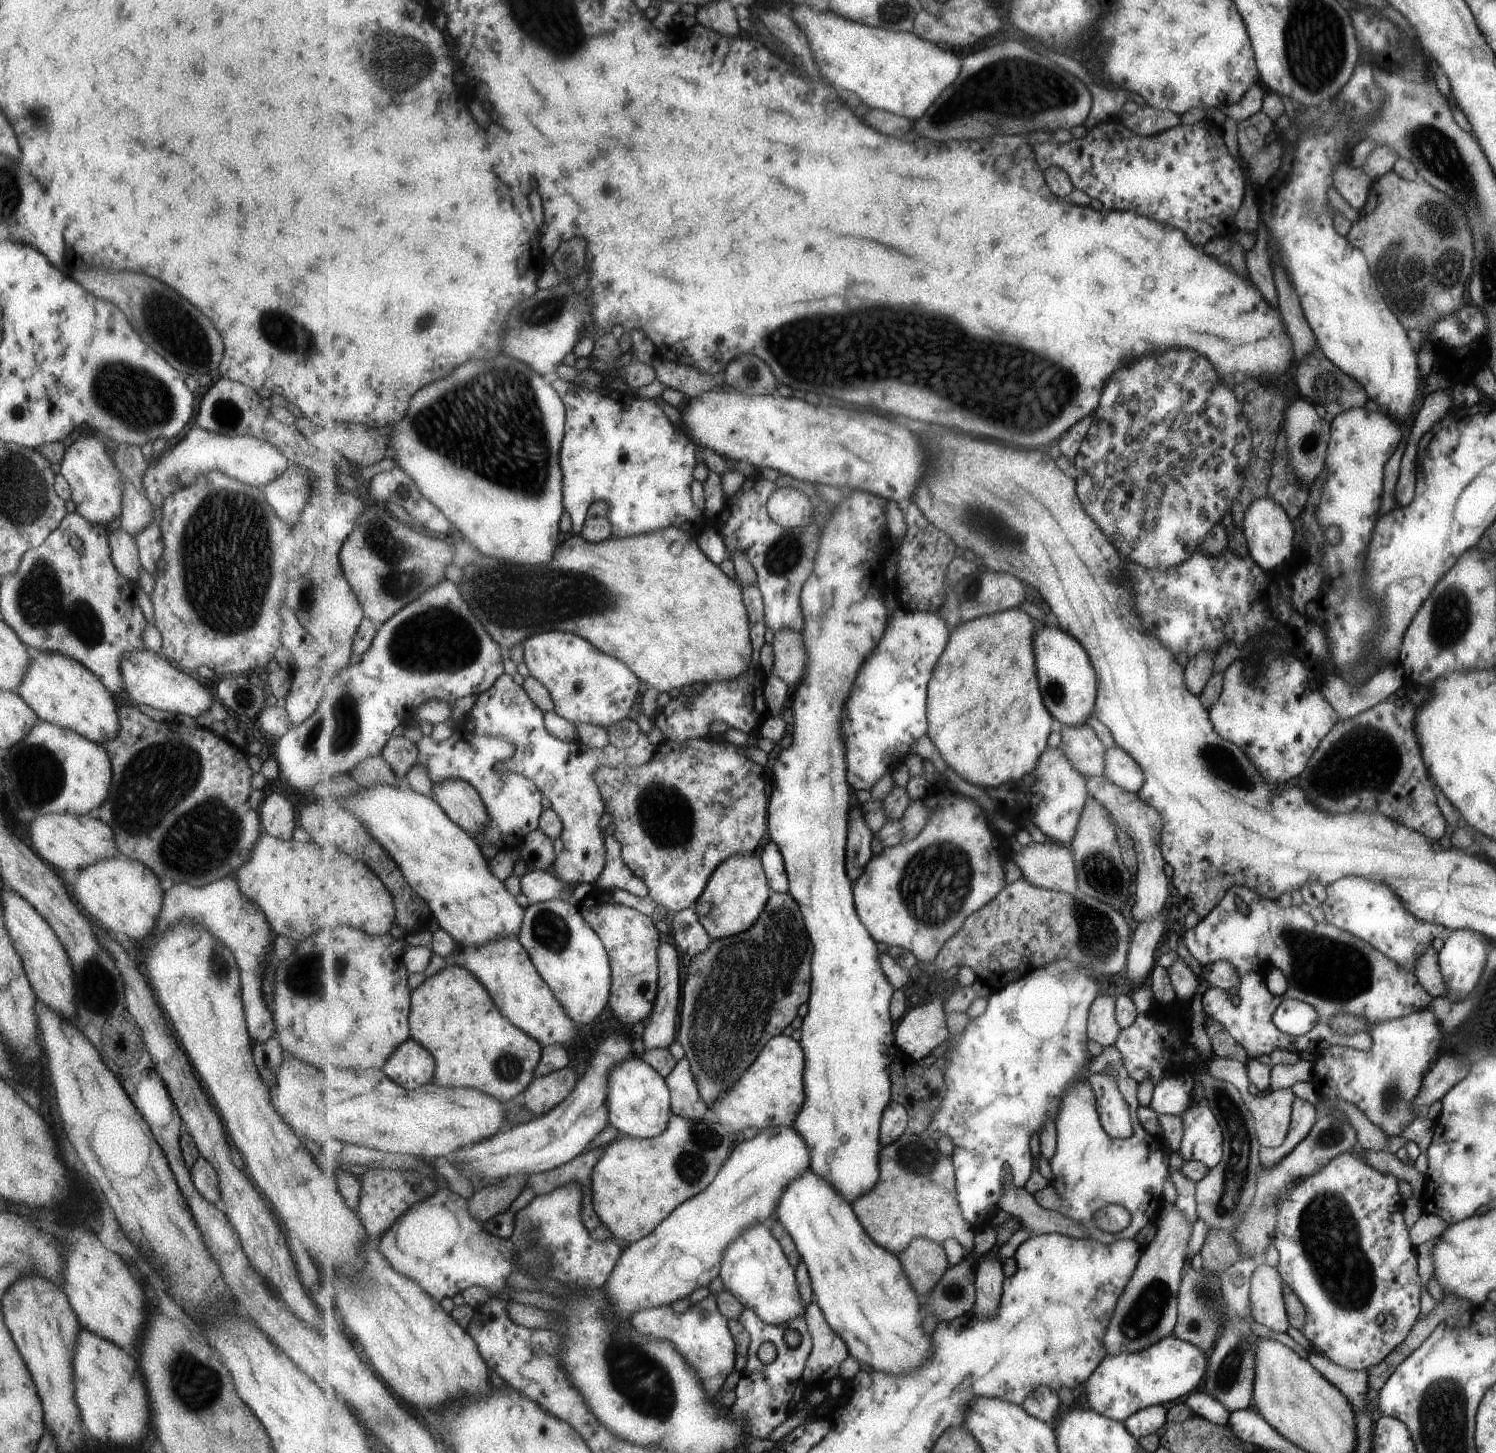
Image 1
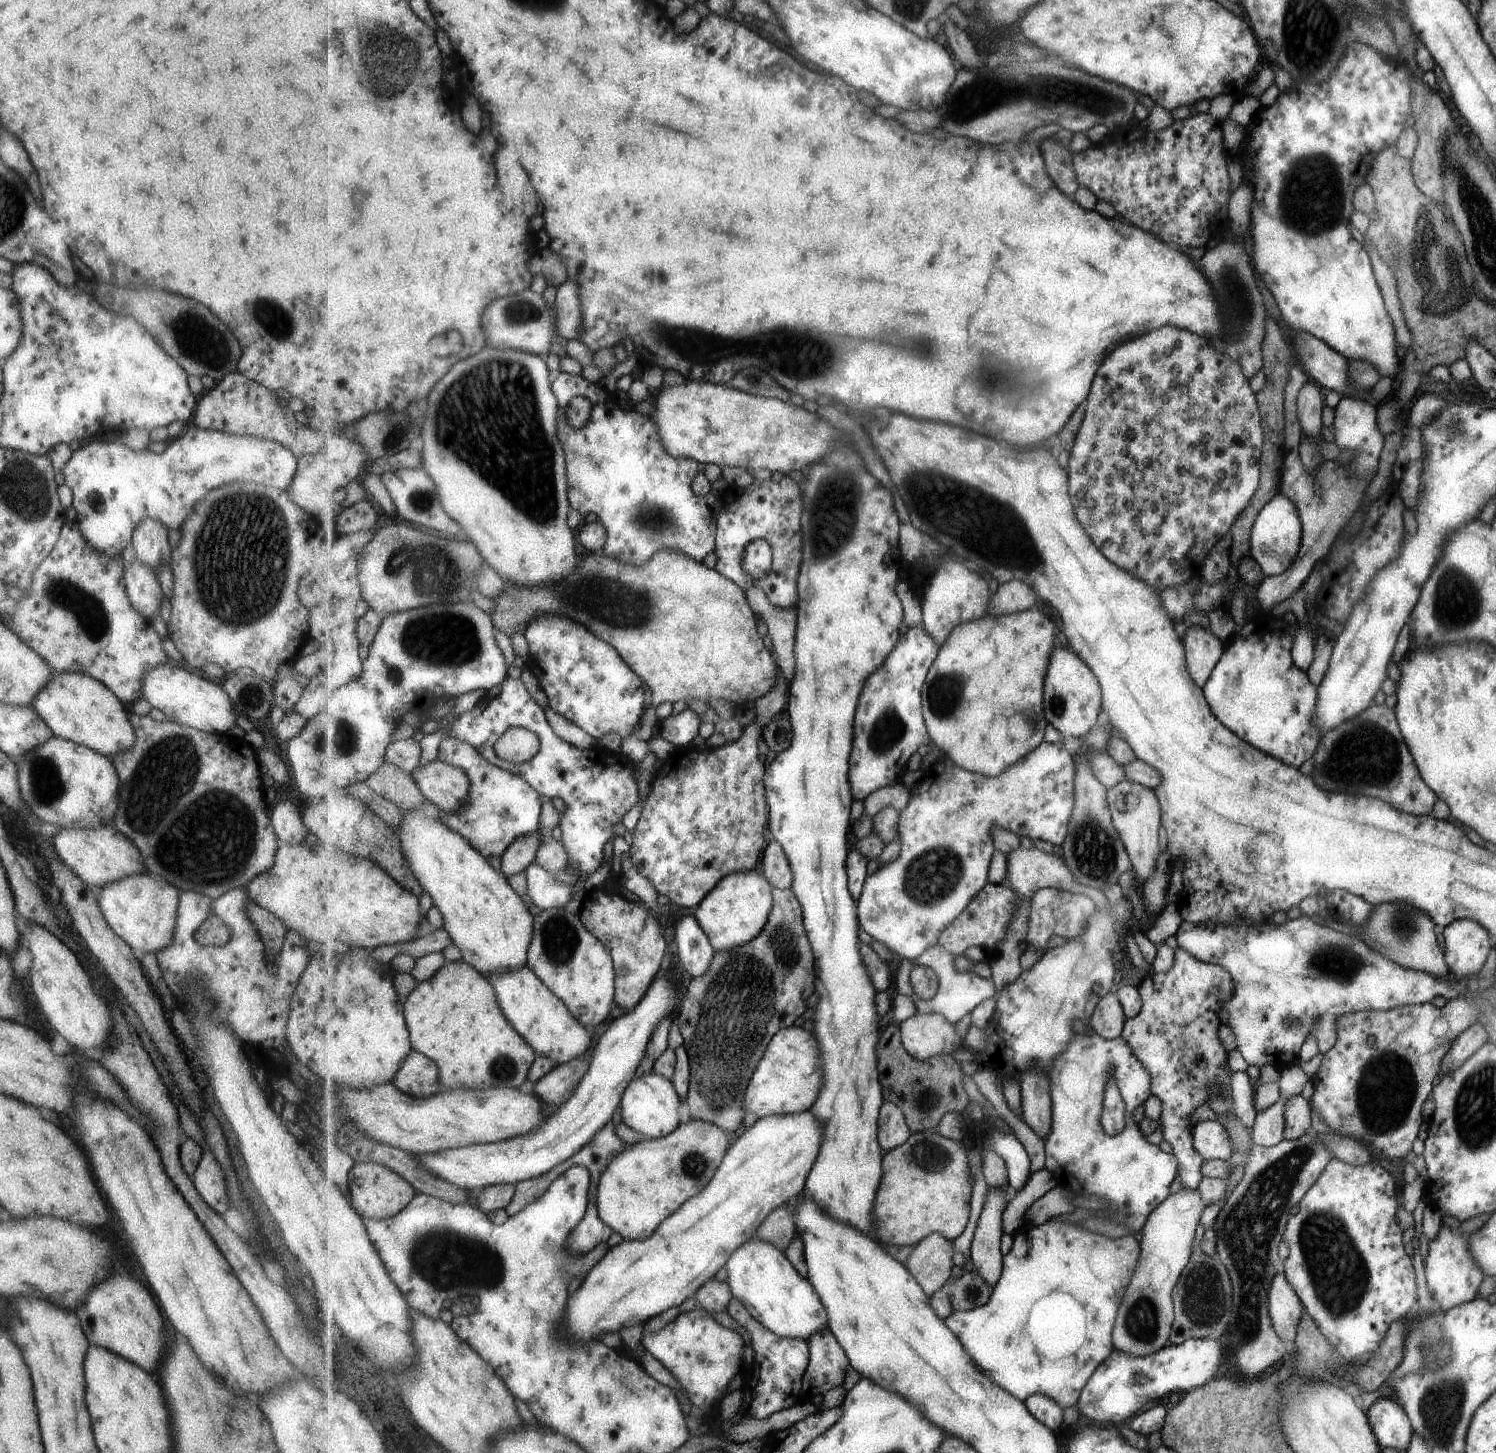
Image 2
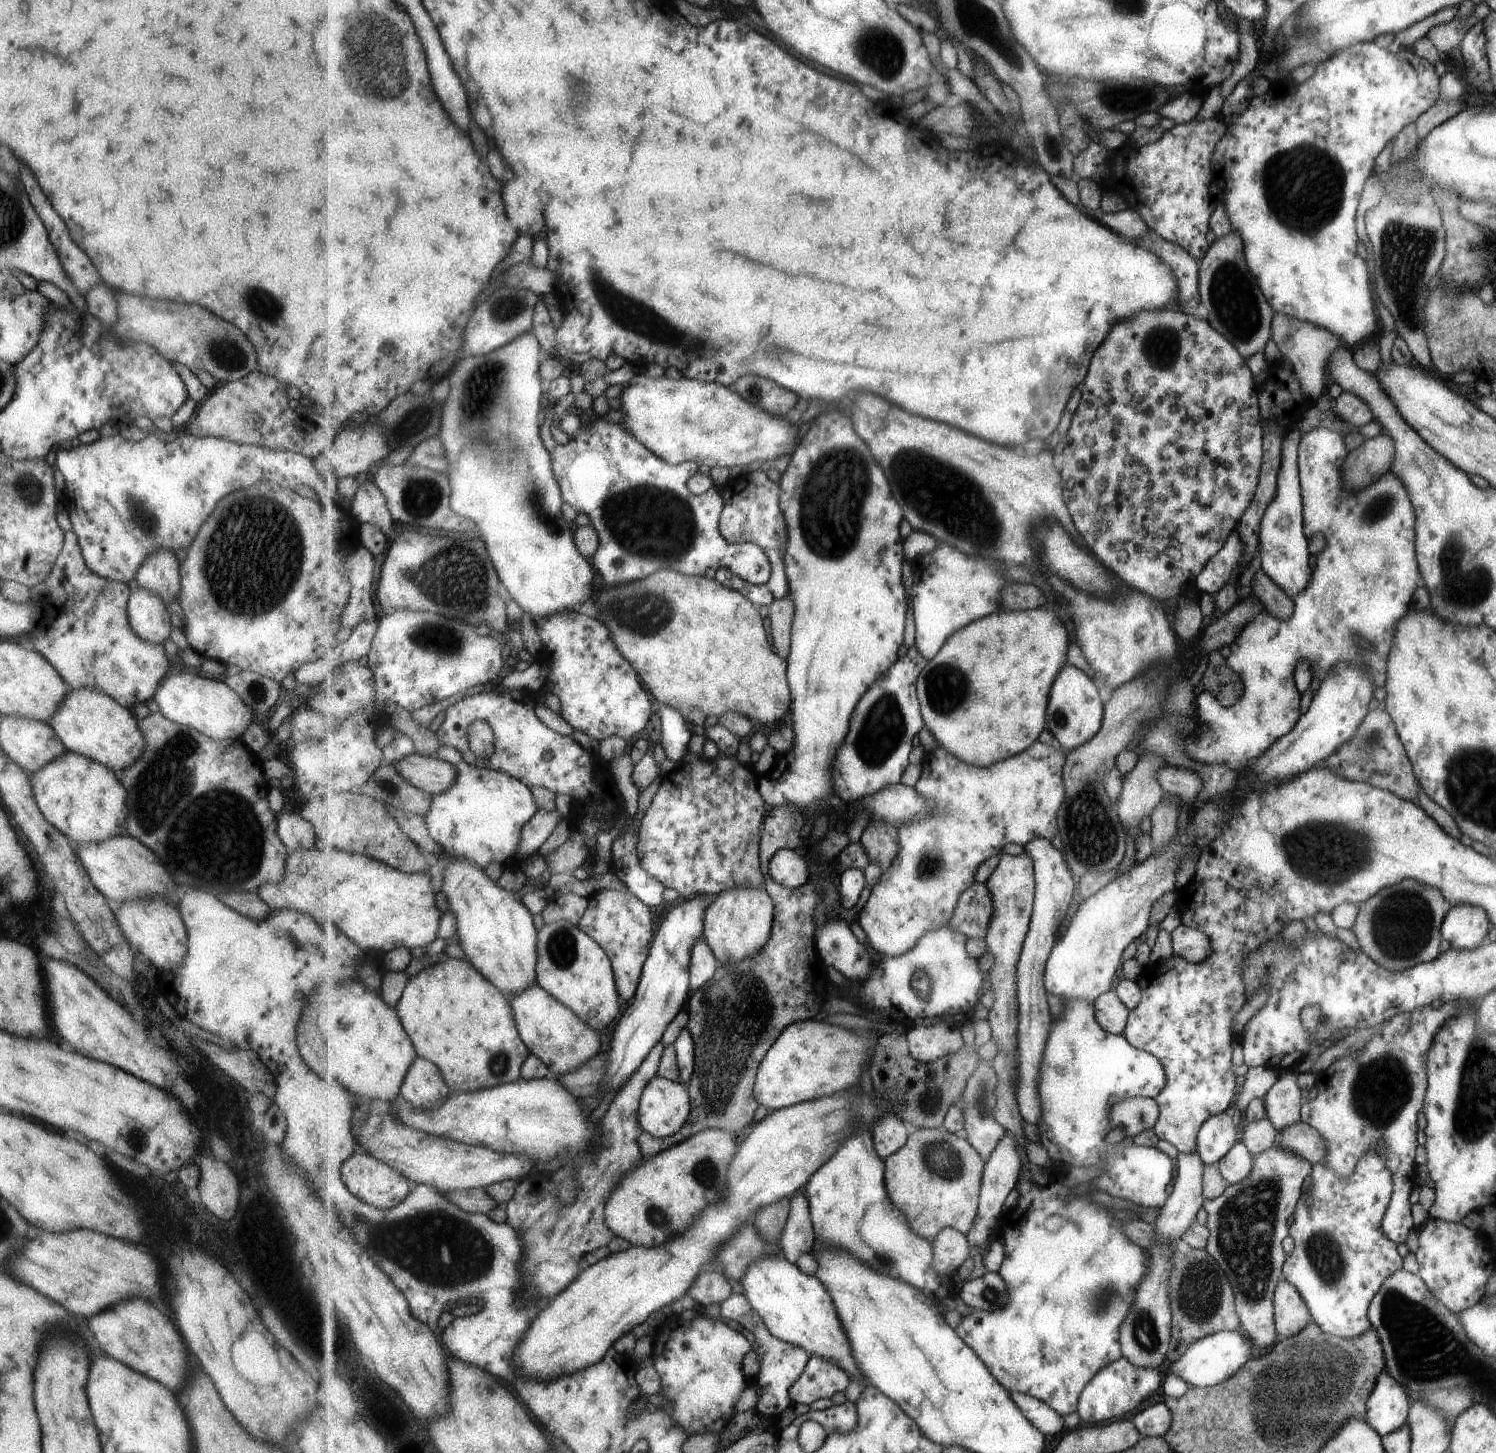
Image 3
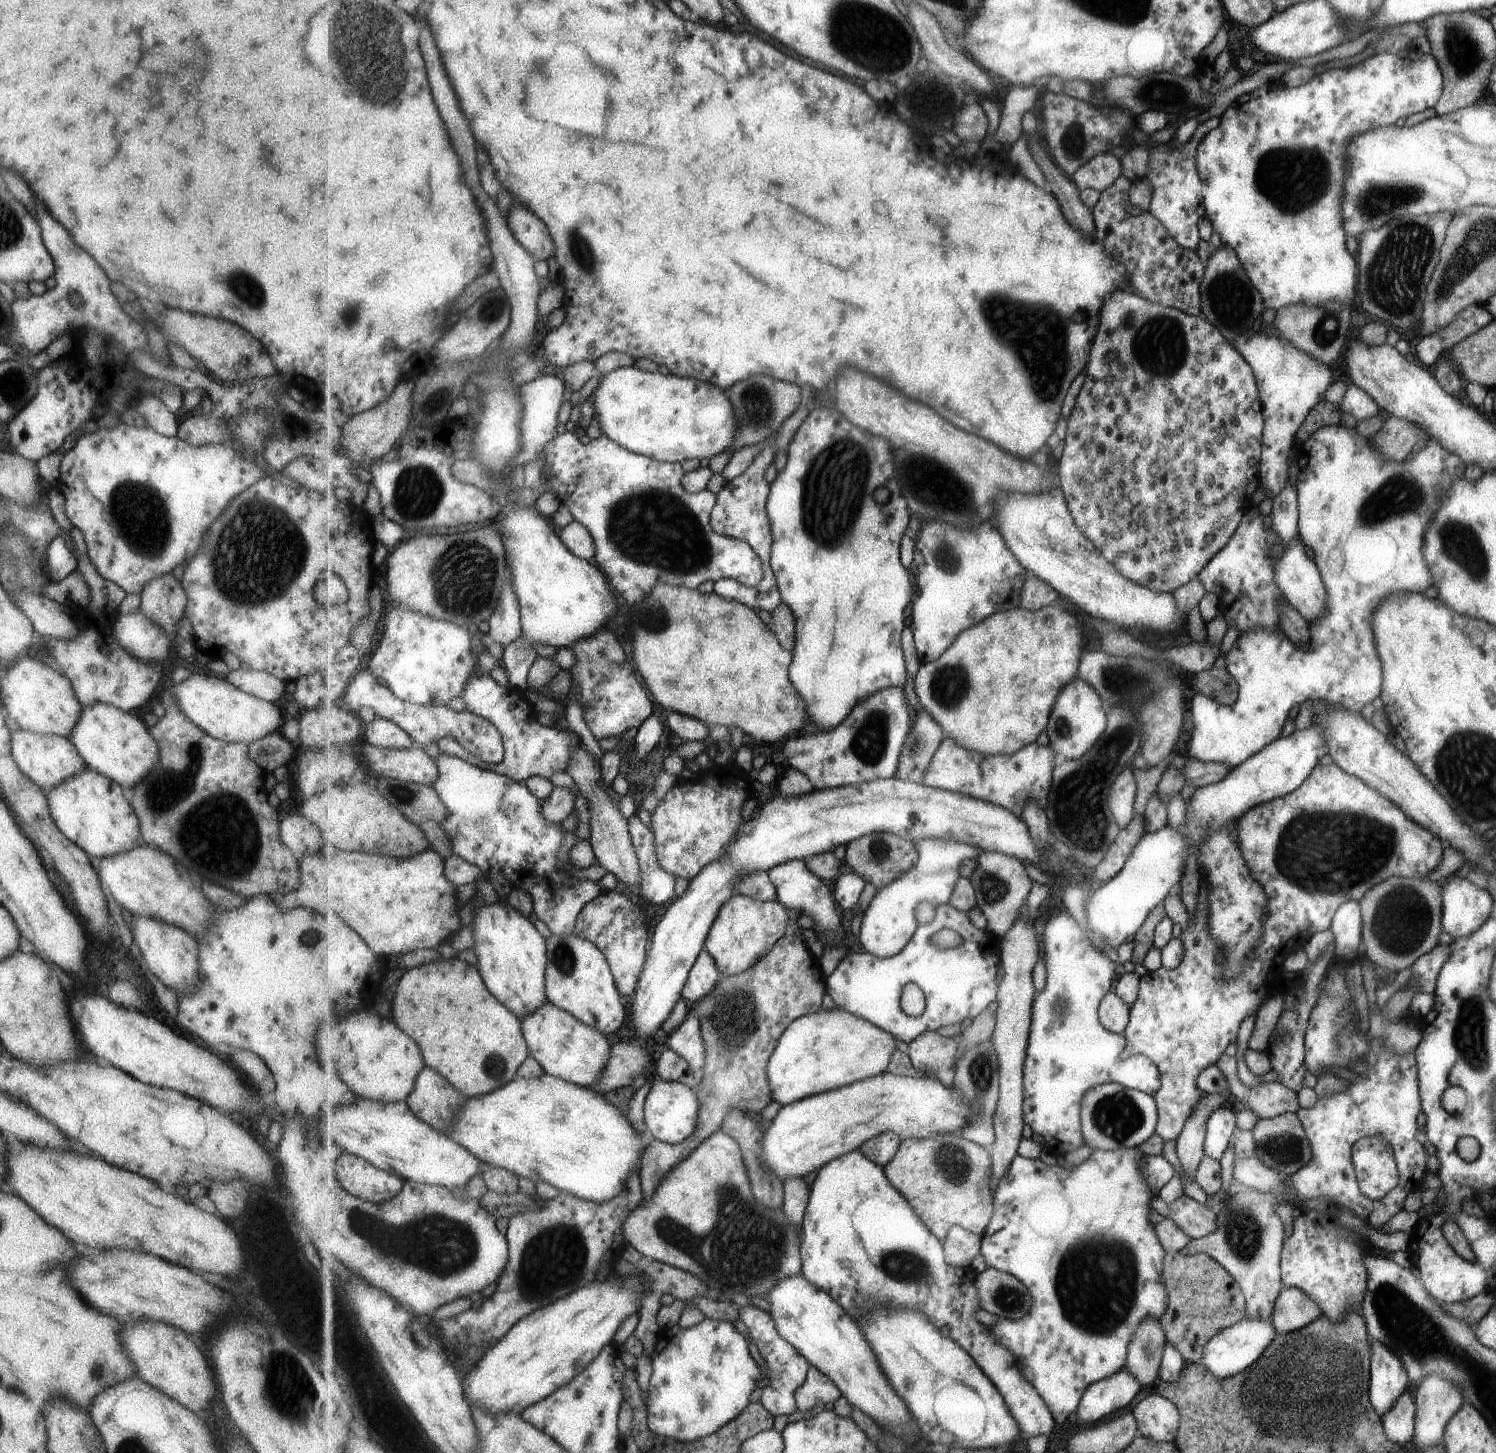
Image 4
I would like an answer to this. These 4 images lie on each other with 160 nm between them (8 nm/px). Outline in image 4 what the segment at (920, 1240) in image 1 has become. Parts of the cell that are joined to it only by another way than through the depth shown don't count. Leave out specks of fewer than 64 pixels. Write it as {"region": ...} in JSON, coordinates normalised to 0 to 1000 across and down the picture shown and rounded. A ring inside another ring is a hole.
{"region":[[[637,844],[630,854],[632,869],[638,873],[648,872],[649,869],[656,863],[657,850],[649,849],[642,844]]]}

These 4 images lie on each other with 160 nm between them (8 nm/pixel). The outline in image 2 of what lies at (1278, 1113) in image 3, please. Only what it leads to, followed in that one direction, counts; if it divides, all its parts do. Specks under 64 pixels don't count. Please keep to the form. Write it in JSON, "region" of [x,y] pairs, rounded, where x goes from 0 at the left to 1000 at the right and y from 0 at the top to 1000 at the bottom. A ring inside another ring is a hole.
{"region":[[[870,754],[862,754],[858,760],[858,784],[868,783],[871,780],[876,778],[876,767],[875,757]]]}

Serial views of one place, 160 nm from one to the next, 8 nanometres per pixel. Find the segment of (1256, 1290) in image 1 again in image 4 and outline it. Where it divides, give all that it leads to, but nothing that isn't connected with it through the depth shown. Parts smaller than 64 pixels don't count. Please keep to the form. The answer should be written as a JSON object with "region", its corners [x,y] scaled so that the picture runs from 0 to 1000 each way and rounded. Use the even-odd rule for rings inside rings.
{"region":[[[858,885],[848,908],[852,913],[852,918],[858,919],[871,915],[883,905],[883,900],[868,886]]]}

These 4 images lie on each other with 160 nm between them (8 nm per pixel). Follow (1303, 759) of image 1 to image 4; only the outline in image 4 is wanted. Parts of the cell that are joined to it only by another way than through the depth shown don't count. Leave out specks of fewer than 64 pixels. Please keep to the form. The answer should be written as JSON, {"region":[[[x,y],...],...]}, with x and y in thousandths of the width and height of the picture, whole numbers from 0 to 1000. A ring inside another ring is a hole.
{"region":[[[895,291],[890,293],[884,293],[879,296],[872,304],[868,306],[868,325],[866,330],[867,340],[868,344],[868,370],[871,374],[878,379],[879,382],[879,389],[883,394],[883,398],[886,402],[886,406],[886,419],[882,425],[879,425],[878,428],[874,428],[875,432],[875,442],[872,445],[867,445],[864,443],[860,438],[854,434],[847,434],[847,432],[839,432],[828,435],[827,440],[824,445],[818,450],[820,456],[820,461],[827,468],[827,478],[826,482],[823,485],[815,485],[811,482],[804,480],[801,477],[797,478],[794,486],[797,496],[797,501],[795,507],[793,513],[794,522],[799,522],[803,524],[811,524],[818,526],[821,531],[826,527],[830,526],[832,524],[835,522],[838,519],[842,518],[844,513],[849,513],[850,510],[855,508],[857,500],[859,497],[863,497],[869,484],[877,481],[878,483],[884,482],[886,484],[893,485],[902,489],[902,490],[910,489],[910,488],[916,484],[919,480],[922,480],[924,476],[924,454],[922,454],[921,445],[918,438],[918,420],[922,418],[922,415],[927,414],[932,409],[947,409],[951,408],[952,406],[957,403],[958,396],[956,395],[956,391],[954,390],[953,383],[951,381],[951,376],[953,375],[953,365],[955,361],[955,357],[959,356],[958,352],[962,350],[962,343],[965,341],[965,337],[970,334],[973,329],[975,329],[979,326],[980,322],[977,316],[975,313],[970,312],[967,310],[965,310],[962,307],[962,304],[959,303],[954,303],[949,310],[945,310],[940,316],[936,318],[931,318],[931,317],[926,317],[922,314],[921,310],[918,307],[916,307],[915,303],[911,301],[905,295],[900,295]]]}

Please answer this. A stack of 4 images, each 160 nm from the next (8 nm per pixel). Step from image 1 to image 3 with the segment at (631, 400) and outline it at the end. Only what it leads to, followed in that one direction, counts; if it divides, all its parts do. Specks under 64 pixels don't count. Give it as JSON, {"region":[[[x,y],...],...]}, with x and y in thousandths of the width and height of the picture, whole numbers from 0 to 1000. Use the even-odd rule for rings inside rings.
{"region":[[[382,257],[370,261],[366,266],[364,275],[366,277],[363,284],[363,304],[366,310],[368,310],[370,316],[371,328],[376,335],[376,344],[388,354],[392,354],[395,357],[396,362],[399,363],[401,370],[400,379],[396,383],[396,390],[400,395],[404,396],[406,402],[415,403],[432,398],[435,395],[447,391],[461,396],[471,396],[474,391],[481,393],[489,391],[491,395],[503,403],[510,403],[515,401],[517,391],[513,380],[507,374],[498,372],[493,374],[487,374],[481,365],[481,358],[485,345],[482,343],[482,337],[475,337],[470,341],[462,339],[461,332],[462,328],[467,326],[467,320],[459,317],[450,320],[440,314],[427,301],[419,296],[417,290],[408,292],[403,289],[403,286],[396,284],[396,273],[388,269],[387,280],[394,286],[394,291],[390,297],[386,298],[382,304],[376,306],[370,300],[370,290],[371,290],[371,277],[374,277],[377,272],[382,270]]]}

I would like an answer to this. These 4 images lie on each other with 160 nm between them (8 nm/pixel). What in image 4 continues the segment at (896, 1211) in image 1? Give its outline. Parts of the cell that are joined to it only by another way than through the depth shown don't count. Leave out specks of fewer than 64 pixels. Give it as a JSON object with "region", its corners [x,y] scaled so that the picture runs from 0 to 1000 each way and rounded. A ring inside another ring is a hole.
{"region":[[[628,780],[624,780],[622,783],[604,784],[600,794],[591,805],[597,817],[609,827],[614,838],[629,854],[632,854],[635,846],[639,843],[648,847],[649,849],[658,850],[665,837],[665,829],[662,822],[662,812],[664,811],[662,791],[644,784],[640,780]]]}

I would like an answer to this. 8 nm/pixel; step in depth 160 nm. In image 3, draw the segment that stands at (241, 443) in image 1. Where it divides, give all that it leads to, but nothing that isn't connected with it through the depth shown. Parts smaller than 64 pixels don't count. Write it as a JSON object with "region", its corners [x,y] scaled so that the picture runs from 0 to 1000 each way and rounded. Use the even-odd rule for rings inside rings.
{"region":[[[124,297],[118,299],[113,304],[109,304],[102,299],[93,304],[88,304],[78,299],[66,301],[61,306],[53,306],[47,310],[37,309],[37,312],[36,322],[43,330],[43,350],[57,390],[68,398],[83,402],[90,398],[90,394],[96,385],[105,377],[112,377],[116,380],[125,377],[129,373],[133,361],[138,357],[138,354],[141,354],[146,343],[170,332],[179,331],[207,339],[213,345],[227,346],[233,351],[235,349],[233,337],[223,326],[218,326],[217,328],[213,326],[208,316],[193,310],[180,310],[146,301],[132,301]]]}

